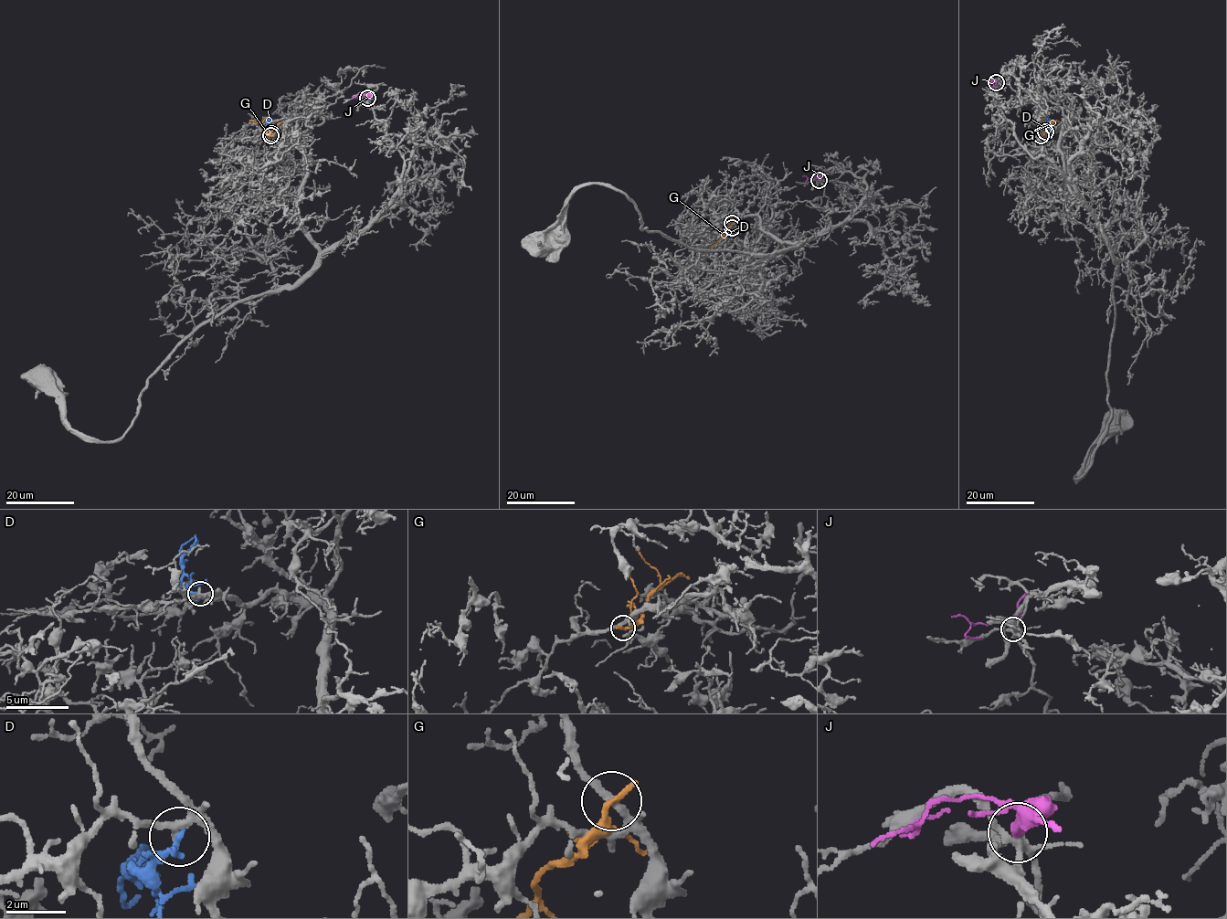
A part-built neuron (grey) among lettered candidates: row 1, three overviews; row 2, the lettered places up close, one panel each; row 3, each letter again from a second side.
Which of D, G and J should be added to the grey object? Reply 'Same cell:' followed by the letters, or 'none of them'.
Same cell: D

